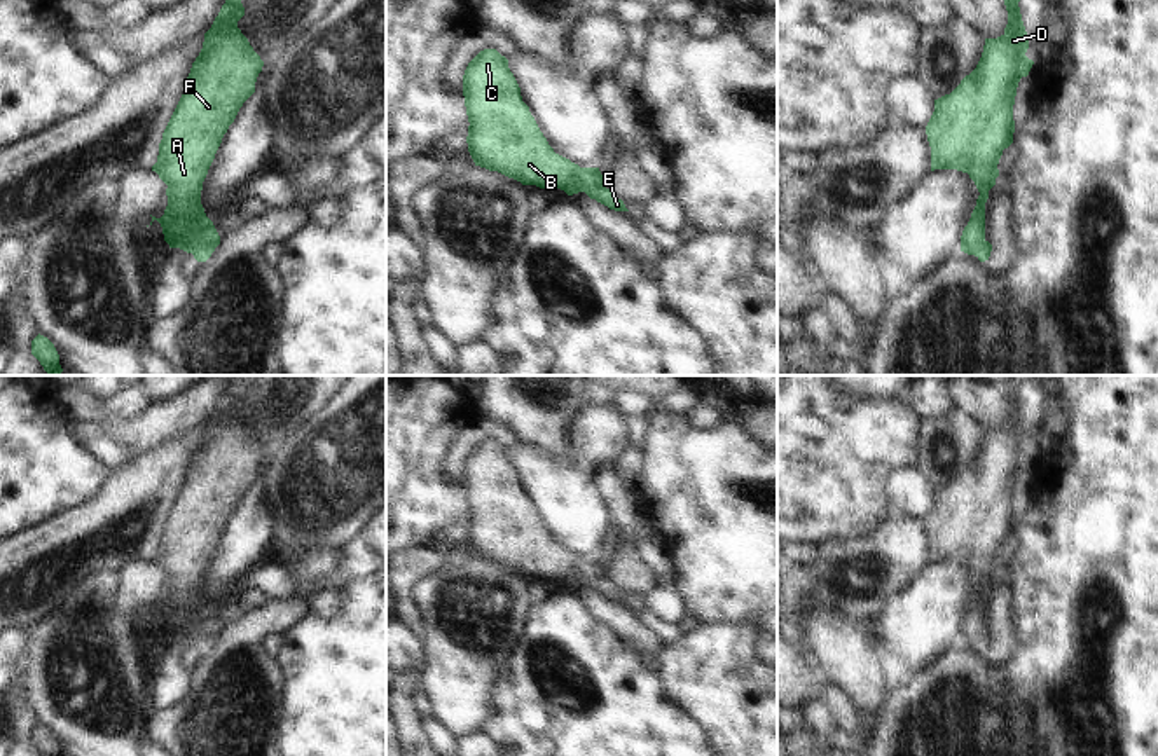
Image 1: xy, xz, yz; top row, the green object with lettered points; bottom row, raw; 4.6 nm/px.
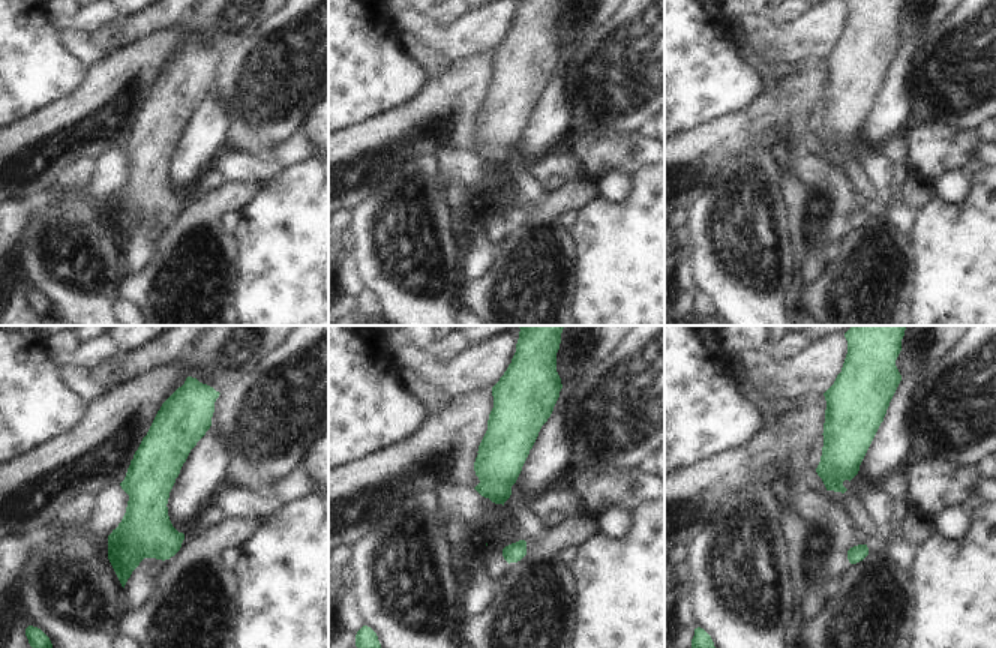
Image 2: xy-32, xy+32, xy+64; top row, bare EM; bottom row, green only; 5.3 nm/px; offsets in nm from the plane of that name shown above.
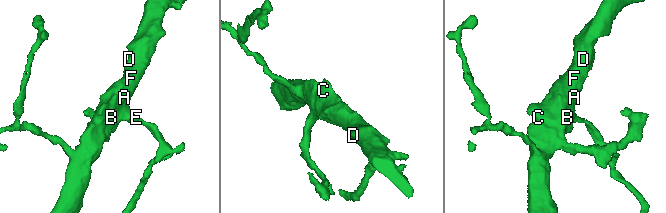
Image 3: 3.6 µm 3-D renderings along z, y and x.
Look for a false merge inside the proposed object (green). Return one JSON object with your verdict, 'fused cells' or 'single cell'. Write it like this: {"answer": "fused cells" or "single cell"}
{"answer": "single cell"}

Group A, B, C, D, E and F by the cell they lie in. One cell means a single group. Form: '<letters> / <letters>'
A B C D E F

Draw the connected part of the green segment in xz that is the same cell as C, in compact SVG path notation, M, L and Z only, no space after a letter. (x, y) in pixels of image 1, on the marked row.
M496 49L480 51L463 75L468 115L468 152L475 166L498 171L522 185L561 189L568 196L585 192L615 211L629 211L604 187L599 168L580 168L554 152L540 131L508 59Z

